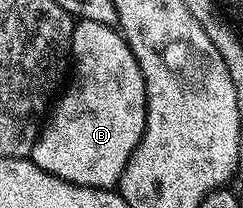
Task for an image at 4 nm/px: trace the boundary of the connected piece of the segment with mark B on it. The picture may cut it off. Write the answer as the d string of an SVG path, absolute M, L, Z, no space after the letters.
M79 20L75 25L71 35L70 59L73 61L73 72L75 68L75 77L72 78L71 85L70 80L66 85L67 93L65 88L62 95L54 101L29 158L34 164L41 166L41 170L70 184L114 189L145 134L147 91L141 66L137 66L137 58L133 58L133 50L129 50L122 32L110 24L88 20Z

